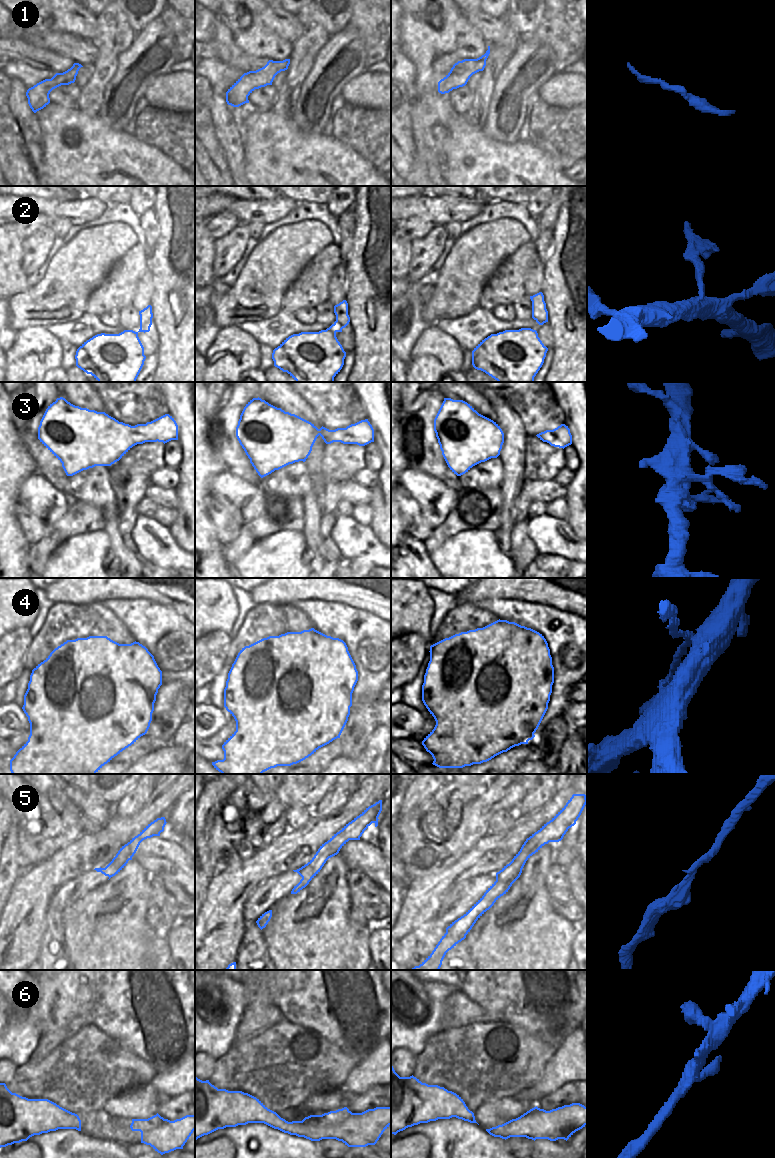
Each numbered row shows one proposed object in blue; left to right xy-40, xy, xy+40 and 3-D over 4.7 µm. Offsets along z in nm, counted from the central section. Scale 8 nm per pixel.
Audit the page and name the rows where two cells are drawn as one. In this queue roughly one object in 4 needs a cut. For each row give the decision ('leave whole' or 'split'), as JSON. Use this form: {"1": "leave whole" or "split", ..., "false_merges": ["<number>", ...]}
{"1": "split", "2": "split", "3": "split", "4": "split", "5": "leave whole", "6": "leave whole", "false_merges": ["1", "2", "3", "4"]}

